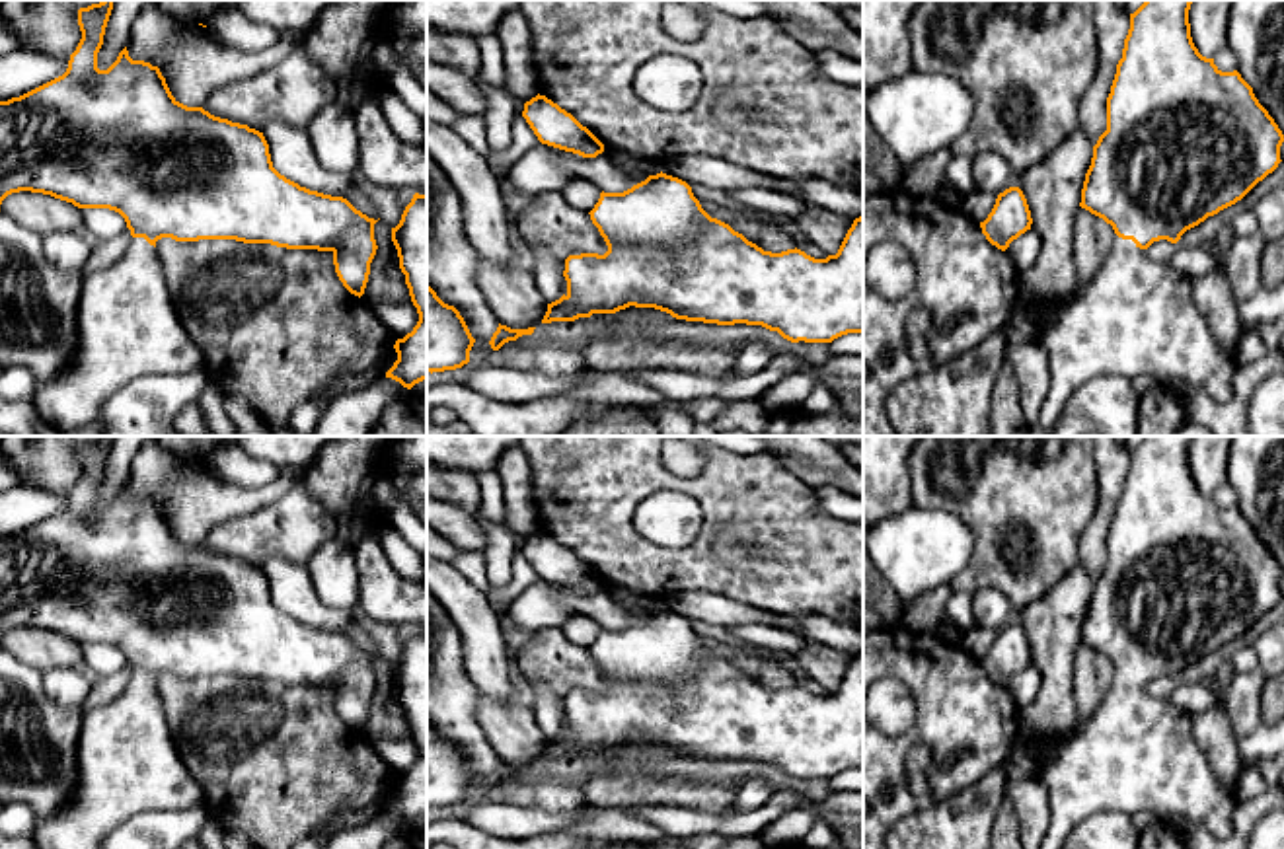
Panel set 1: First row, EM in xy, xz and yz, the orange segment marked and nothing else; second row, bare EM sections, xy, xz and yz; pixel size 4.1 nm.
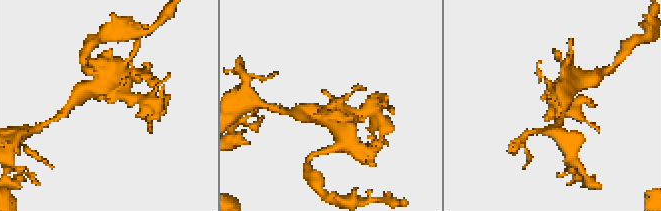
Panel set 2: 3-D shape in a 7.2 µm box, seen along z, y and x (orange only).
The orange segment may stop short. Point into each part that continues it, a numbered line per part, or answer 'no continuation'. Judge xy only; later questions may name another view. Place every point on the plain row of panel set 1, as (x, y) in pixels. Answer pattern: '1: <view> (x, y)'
1: xy (127, 762)

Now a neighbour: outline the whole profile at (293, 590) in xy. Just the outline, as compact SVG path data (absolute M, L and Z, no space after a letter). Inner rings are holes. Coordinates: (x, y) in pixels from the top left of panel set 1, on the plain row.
M273 557L263 567L273 604L286 615L331 633L343 633L355 621L355 611L329 608L316 592L308 567Z

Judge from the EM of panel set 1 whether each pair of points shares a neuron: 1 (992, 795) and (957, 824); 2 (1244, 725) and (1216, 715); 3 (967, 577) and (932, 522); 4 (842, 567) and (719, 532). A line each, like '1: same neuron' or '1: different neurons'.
1: same neuron
2: different neurons
3: different neurons
4: same neuron

